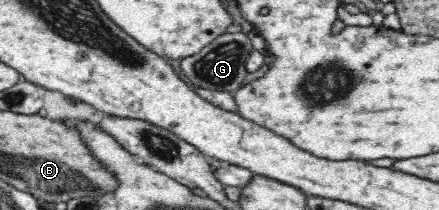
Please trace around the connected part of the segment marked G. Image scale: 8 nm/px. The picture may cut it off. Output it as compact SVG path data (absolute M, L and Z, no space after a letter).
M241 32L226 33L203 47L196 55L181 60L180 68L184 75L198 87L204 87L204 89L210 89L210 91L233 93L238 87L244 85L244 81L248 77L249 71L246 69L246 61L254 50L246 34Z

